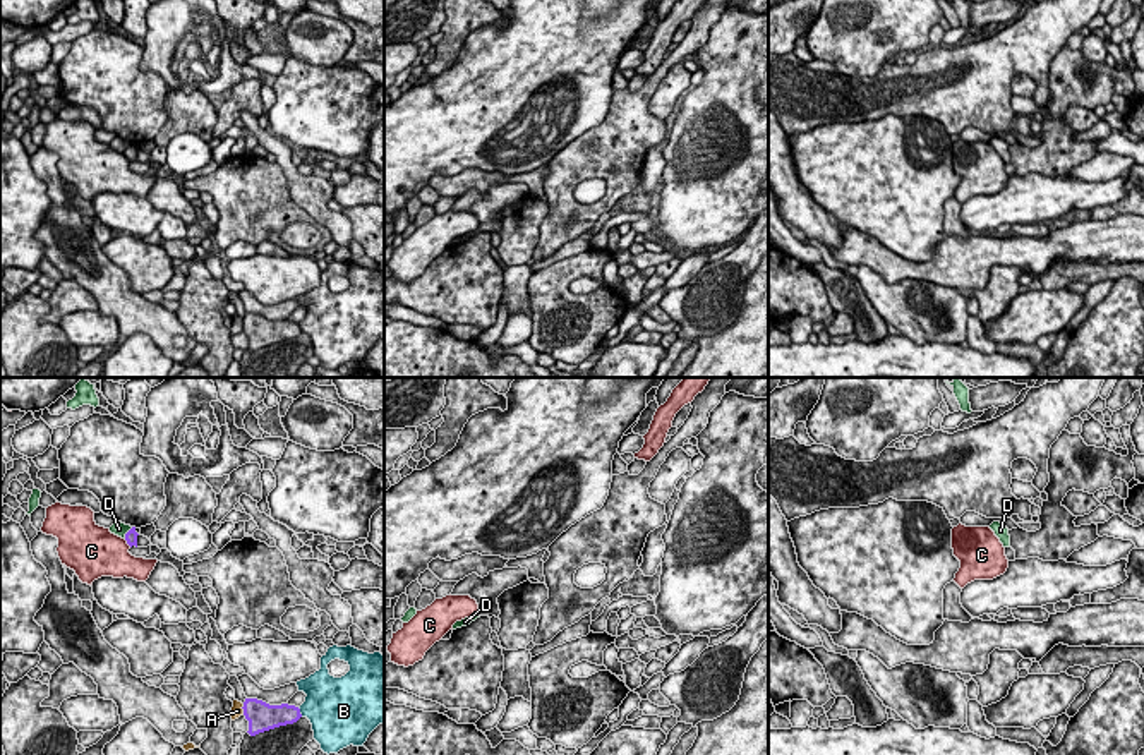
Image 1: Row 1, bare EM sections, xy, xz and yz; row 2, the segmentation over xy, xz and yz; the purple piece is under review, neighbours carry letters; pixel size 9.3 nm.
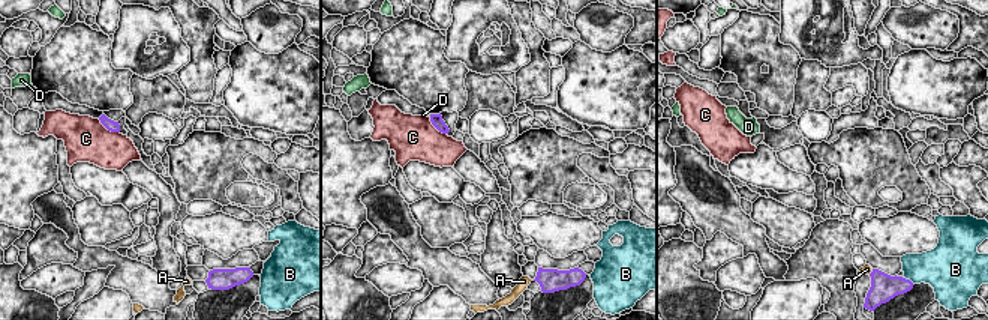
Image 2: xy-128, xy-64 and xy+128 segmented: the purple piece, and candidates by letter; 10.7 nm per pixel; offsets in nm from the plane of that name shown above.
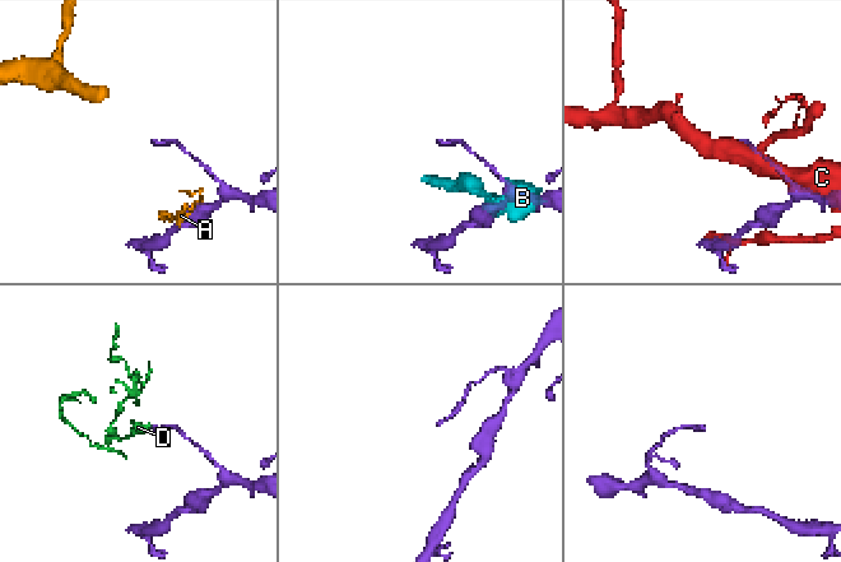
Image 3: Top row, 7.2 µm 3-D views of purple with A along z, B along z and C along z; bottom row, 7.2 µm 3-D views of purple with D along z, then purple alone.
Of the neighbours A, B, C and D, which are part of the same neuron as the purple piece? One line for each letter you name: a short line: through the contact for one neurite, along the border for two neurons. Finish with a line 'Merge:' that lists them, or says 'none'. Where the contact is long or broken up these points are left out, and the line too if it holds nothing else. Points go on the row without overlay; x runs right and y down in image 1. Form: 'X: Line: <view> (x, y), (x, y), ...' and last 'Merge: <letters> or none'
Merge: none

